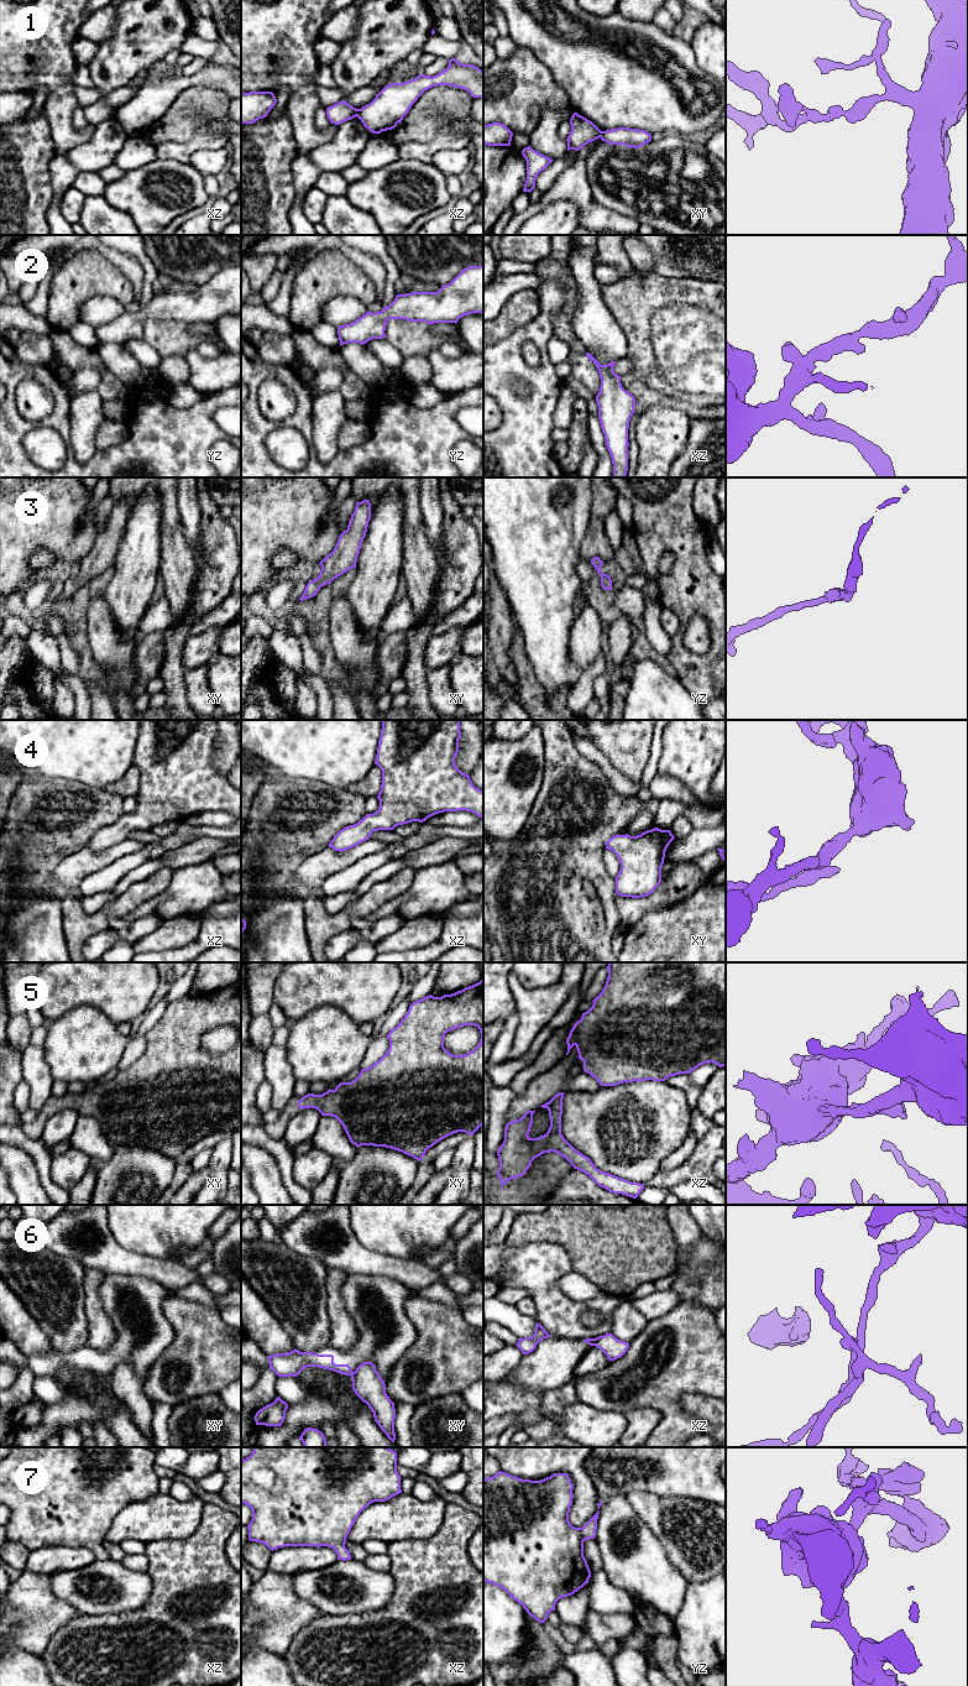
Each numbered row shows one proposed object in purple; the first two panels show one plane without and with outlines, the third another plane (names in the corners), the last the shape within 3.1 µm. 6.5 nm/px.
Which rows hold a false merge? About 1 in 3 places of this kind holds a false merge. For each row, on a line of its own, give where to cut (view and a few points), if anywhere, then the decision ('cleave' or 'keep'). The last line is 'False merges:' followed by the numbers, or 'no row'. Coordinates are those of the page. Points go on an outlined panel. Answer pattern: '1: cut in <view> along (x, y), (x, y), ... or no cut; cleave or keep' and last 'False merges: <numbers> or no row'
1: cut in xz along (359, 109), (356, 115); cleave
2: no cut; keep
3: no cut; keep
4: no cut; keep
5: no cut; keep
6: cut in xy along (354, 1372), (351, 1376); cleave
7: no cut; keep
False merges: 1, 6

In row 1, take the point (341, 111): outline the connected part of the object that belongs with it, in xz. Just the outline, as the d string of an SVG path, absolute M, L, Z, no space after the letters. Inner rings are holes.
M341 100L326 108L326 115L331 124L340 125L357 116L359 109Z

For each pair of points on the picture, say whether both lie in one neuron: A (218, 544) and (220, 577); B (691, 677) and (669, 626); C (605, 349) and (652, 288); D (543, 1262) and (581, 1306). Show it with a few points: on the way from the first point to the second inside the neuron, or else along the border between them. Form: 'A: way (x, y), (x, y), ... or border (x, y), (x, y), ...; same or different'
A: way (220, 552), (220, 569); same
B: border (663, 607), (679, 622), (673, 636); different
C: border (605, 303), (623, 332), (627, 356); different
D: way (543, 1277), (543, 1284), (566, 1306); same

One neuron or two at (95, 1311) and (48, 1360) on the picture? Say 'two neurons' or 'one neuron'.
two neurons

